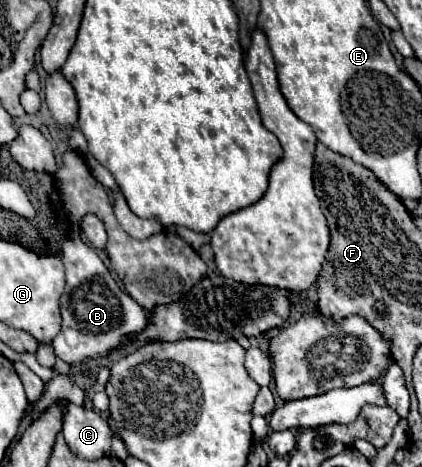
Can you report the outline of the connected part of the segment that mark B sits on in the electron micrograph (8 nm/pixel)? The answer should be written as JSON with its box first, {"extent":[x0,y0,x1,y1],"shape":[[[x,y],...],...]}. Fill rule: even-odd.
{"extent":[52,227,146,363],"shape":[[[78,227],[62,241],[60,249],[66,265],[66,289],[60,299],[64,321],[60,333],[52,341],[54,351],[66,363],[80,363],[90,357],[104,357],[118,347],[122,335],[136,333],[146,327],[144,309],[118,287],[96,251],[88,243],[84,243]]]}

